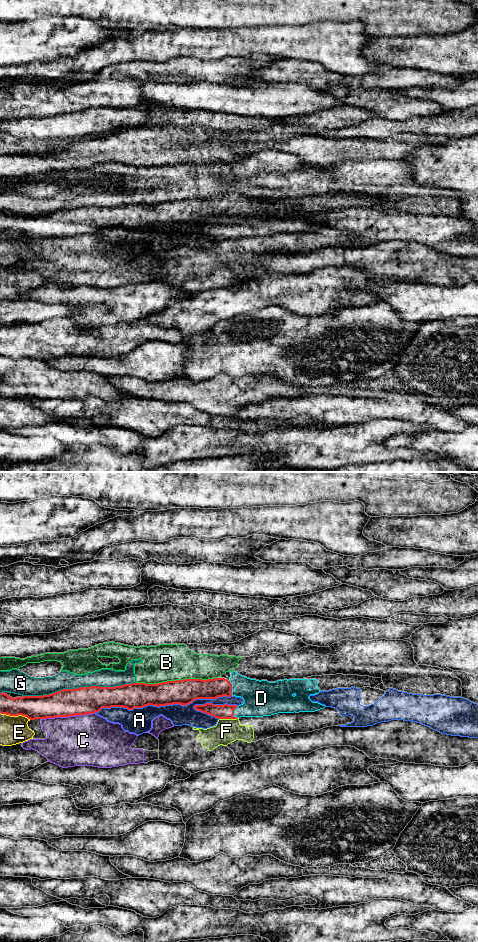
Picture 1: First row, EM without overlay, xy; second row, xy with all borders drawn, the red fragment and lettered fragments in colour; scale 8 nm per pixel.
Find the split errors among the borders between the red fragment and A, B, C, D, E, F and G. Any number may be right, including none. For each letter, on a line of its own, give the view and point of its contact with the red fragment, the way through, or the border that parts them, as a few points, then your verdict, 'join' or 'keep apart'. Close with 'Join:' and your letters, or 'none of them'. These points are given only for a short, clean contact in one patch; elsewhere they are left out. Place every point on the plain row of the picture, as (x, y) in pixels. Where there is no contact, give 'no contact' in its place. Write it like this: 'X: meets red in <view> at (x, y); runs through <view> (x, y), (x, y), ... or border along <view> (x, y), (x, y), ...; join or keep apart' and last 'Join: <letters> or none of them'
A: meets red in xy at (163, 225); keep apart
B: meets red in xy at (176, 200); keep apart
C: meets red in xy at (67, 236); keep apart
D: meets red in xy at (231, 208); runs through xy (218, 207), (231, 208), (247, 208), (260, 218); join
E: meets red in xy at (15, 235); keep apart
F: meets red in xy at (228, 238); keep apart
G: meets red in xy at (80, 207); keep apart
Join: D

